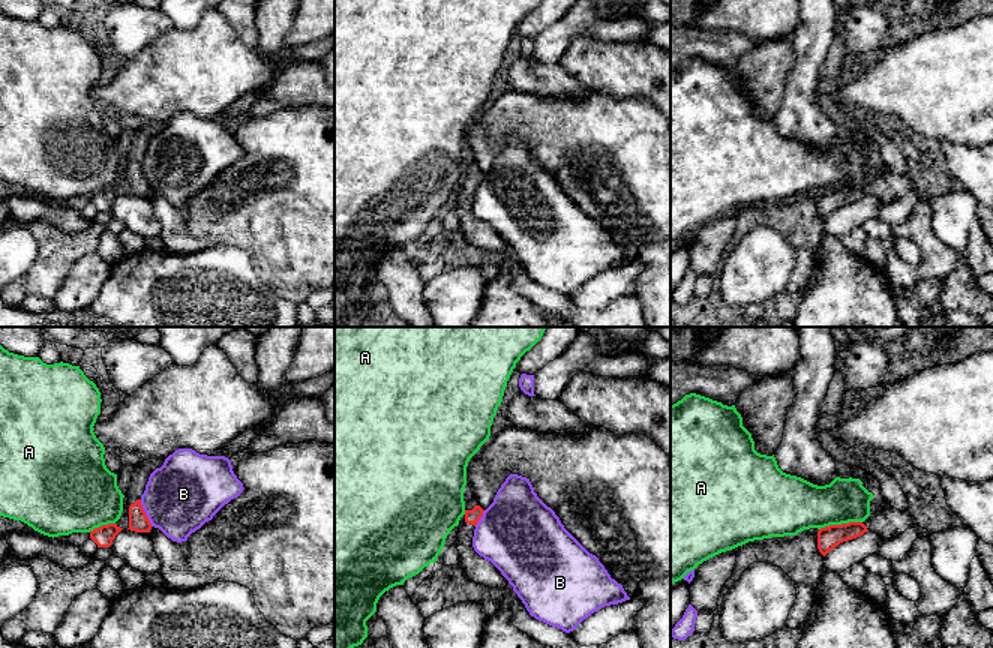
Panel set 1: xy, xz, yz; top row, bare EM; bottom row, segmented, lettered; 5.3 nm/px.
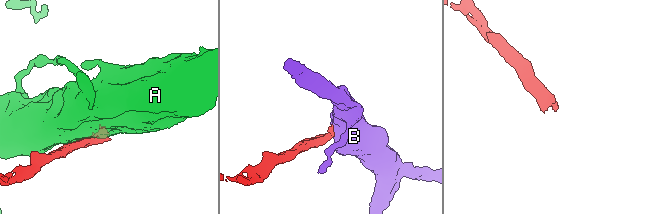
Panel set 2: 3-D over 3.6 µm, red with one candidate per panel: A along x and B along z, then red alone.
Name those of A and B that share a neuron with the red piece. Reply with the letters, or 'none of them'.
none of them

